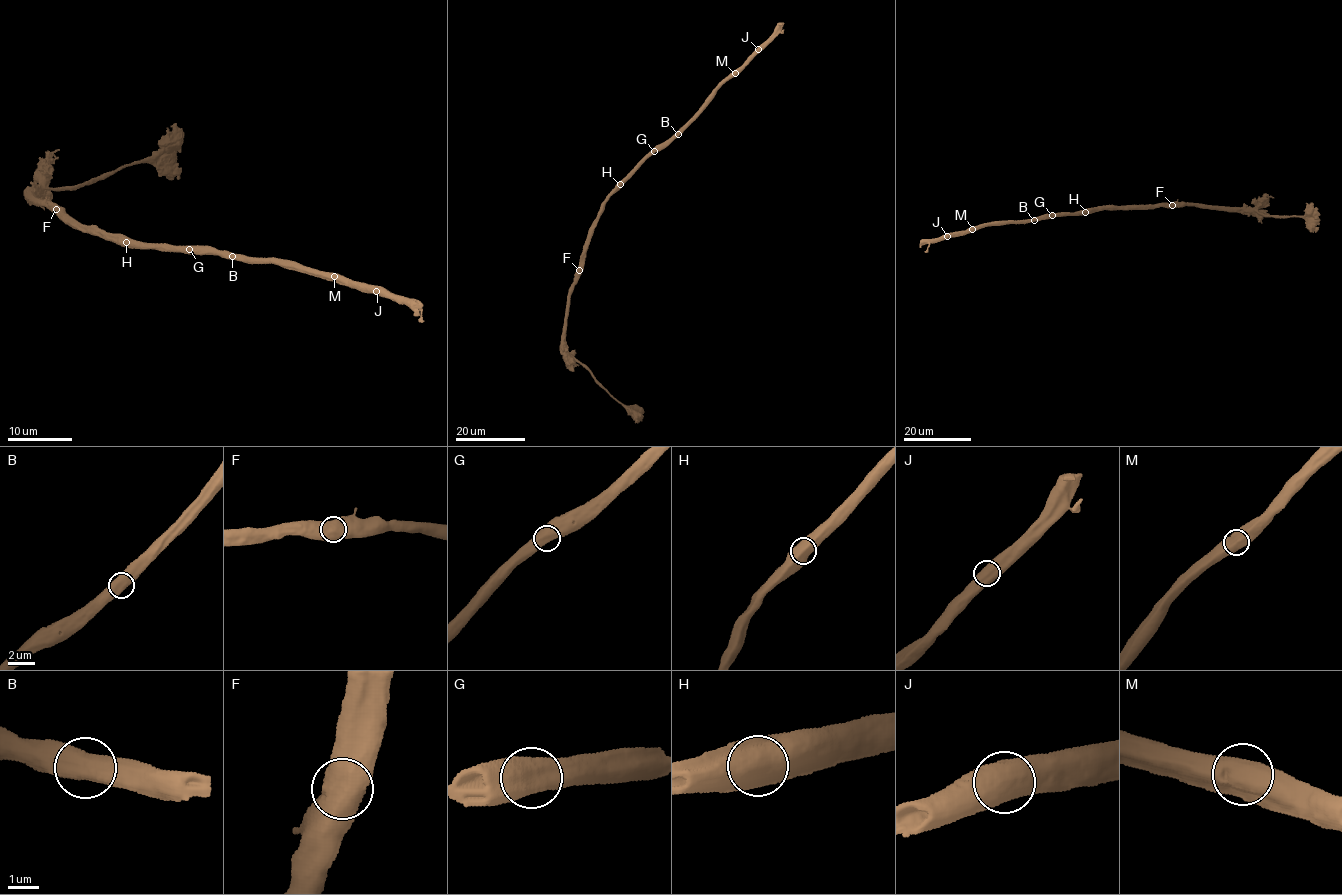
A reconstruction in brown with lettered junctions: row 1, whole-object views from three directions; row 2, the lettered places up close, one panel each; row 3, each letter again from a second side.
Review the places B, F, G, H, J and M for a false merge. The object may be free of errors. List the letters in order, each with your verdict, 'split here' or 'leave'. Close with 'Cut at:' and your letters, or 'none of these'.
B: leave
F: leave
G: leave
H: leave
J: leave
M: leave
Cut at: none of these

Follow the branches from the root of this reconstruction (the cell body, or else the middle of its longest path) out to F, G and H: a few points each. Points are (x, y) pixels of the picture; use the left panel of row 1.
F: (90, 232), (65, 214), (63, 209), (56, 209)
G: (90, 232), (159, 249), (189, 249)
H: (90, 232), (126, 242)

